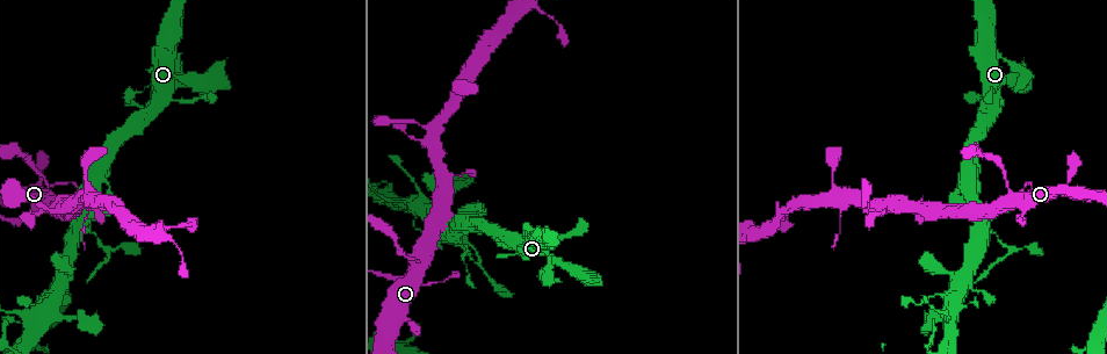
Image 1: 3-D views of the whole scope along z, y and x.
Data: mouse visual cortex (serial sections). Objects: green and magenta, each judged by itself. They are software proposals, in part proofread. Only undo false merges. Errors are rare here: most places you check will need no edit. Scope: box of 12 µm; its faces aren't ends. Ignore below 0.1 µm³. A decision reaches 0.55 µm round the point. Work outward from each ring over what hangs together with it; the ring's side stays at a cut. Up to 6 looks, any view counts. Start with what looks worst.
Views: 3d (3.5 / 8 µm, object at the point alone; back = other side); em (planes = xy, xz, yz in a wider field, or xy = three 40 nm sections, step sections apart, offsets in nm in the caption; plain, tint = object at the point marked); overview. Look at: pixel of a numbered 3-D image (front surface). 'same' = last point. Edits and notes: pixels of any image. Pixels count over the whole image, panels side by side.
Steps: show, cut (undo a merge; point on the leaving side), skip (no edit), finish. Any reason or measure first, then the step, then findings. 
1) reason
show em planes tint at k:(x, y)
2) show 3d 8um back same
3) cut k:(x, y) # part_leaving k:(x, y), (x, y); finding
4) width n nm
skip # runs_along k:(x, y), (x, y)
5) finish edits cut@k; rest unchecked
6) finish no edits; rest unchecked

thin neck
show 3d 3.5um at 1:(32, 201)

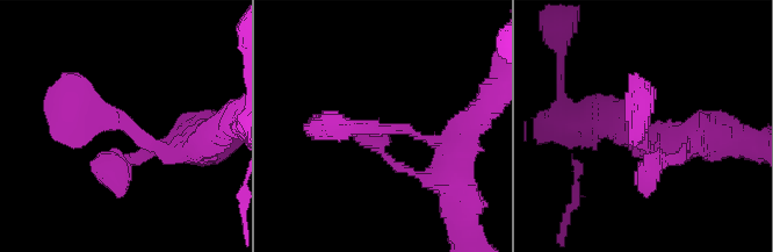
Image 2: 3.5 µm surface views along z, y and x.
now the EM
show em xy step 5 tint at 2:(388, 131)

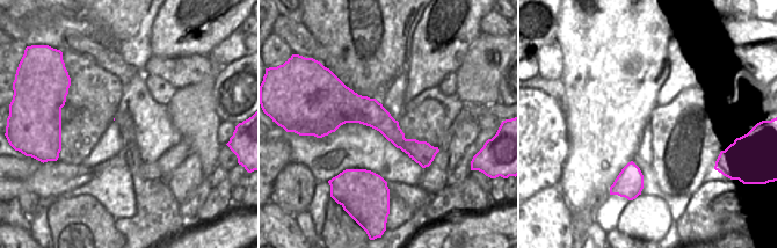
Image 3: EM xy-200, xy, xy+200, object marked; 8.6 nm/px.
skip # runs_along 2:(194, 144), (151, 144), (59, 98); all the same cell

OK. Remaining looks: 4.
show 3d 3.5um at 1:(456, 240)

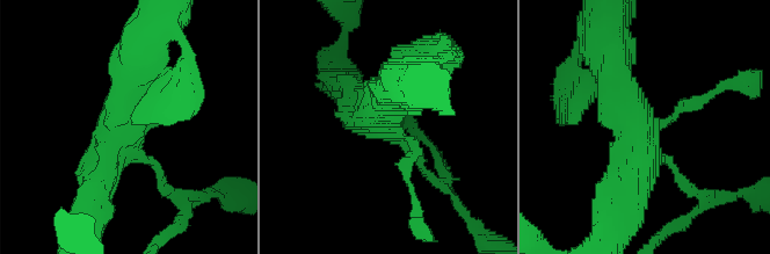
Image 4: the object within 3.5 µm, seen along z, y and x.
cut 4:(426, 173) # part_leaving 4:(669, 162), (703, 197), (741, 194); a second cell is stuck on

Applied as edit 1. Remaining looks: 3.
thin neck
show 3d 3.5um at 1:(53, 318)

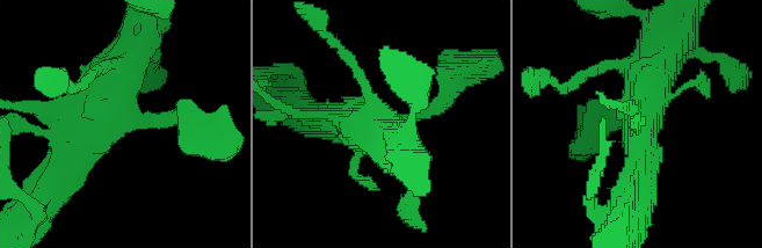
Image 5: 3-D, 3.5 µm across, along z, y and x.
show em xy step 2 tint at 5:(127, 117)

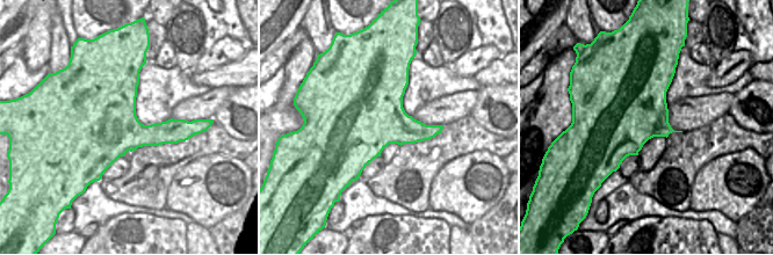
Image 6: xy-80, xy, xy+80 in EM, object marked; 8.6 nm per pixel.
skip # runs_along 5:(132, 49), (60, 176); all the same cell

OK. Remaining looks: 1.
finish edits cut@4; rest unchecked

